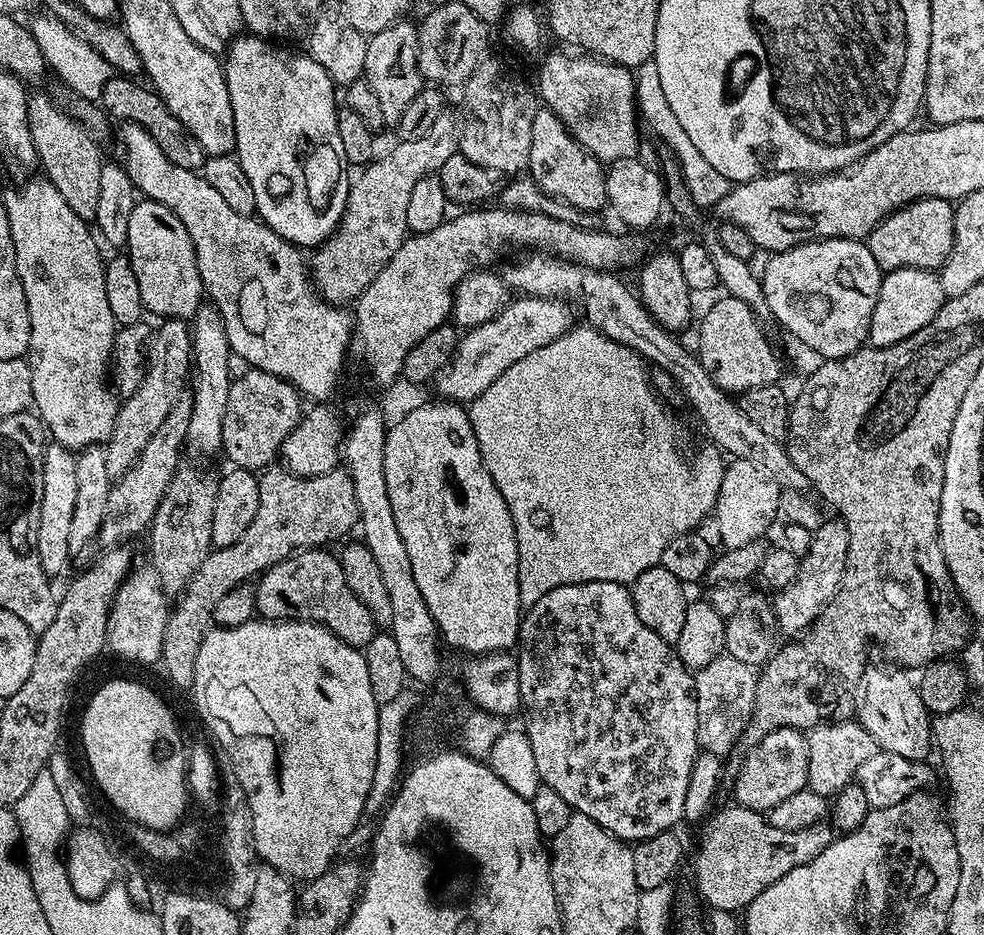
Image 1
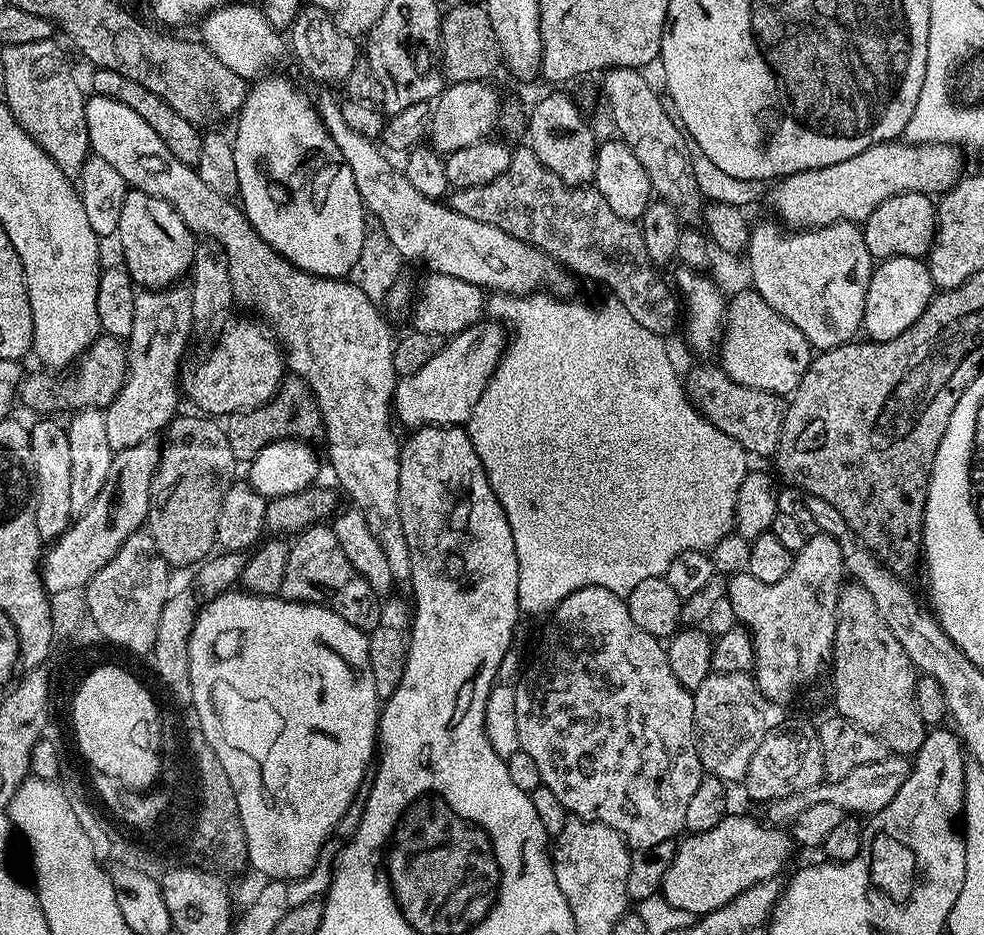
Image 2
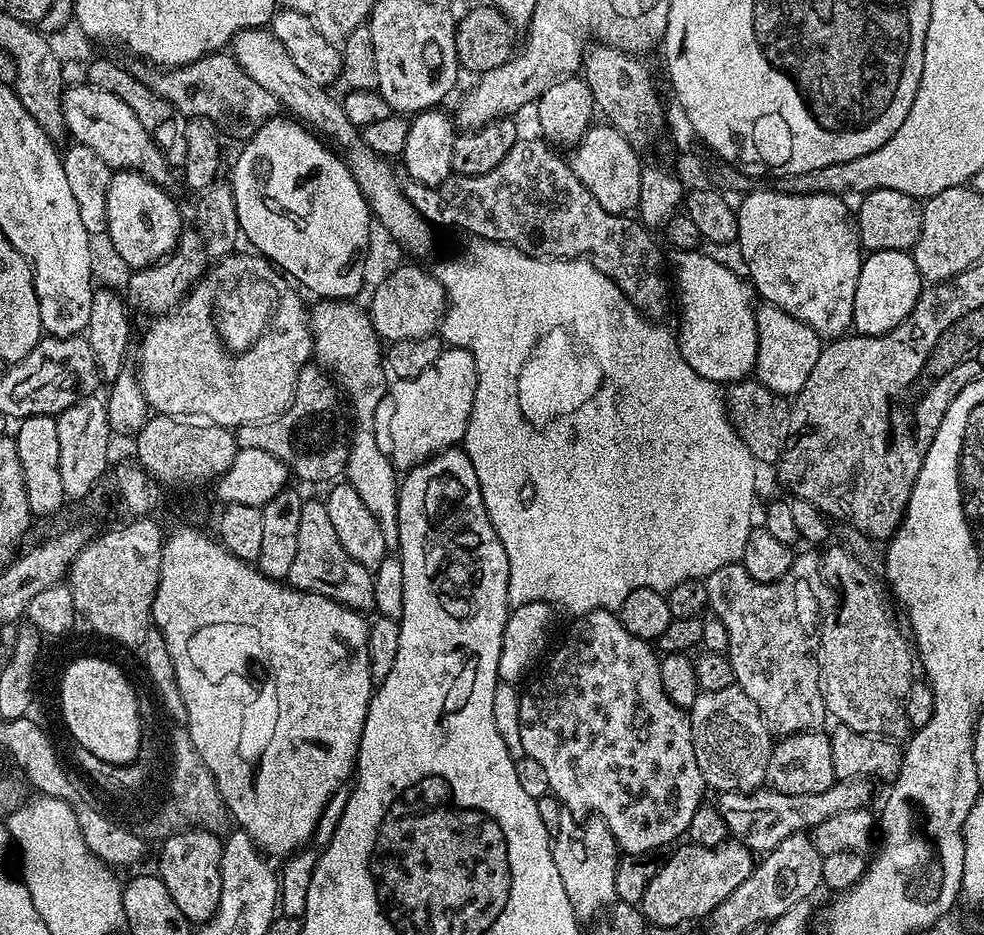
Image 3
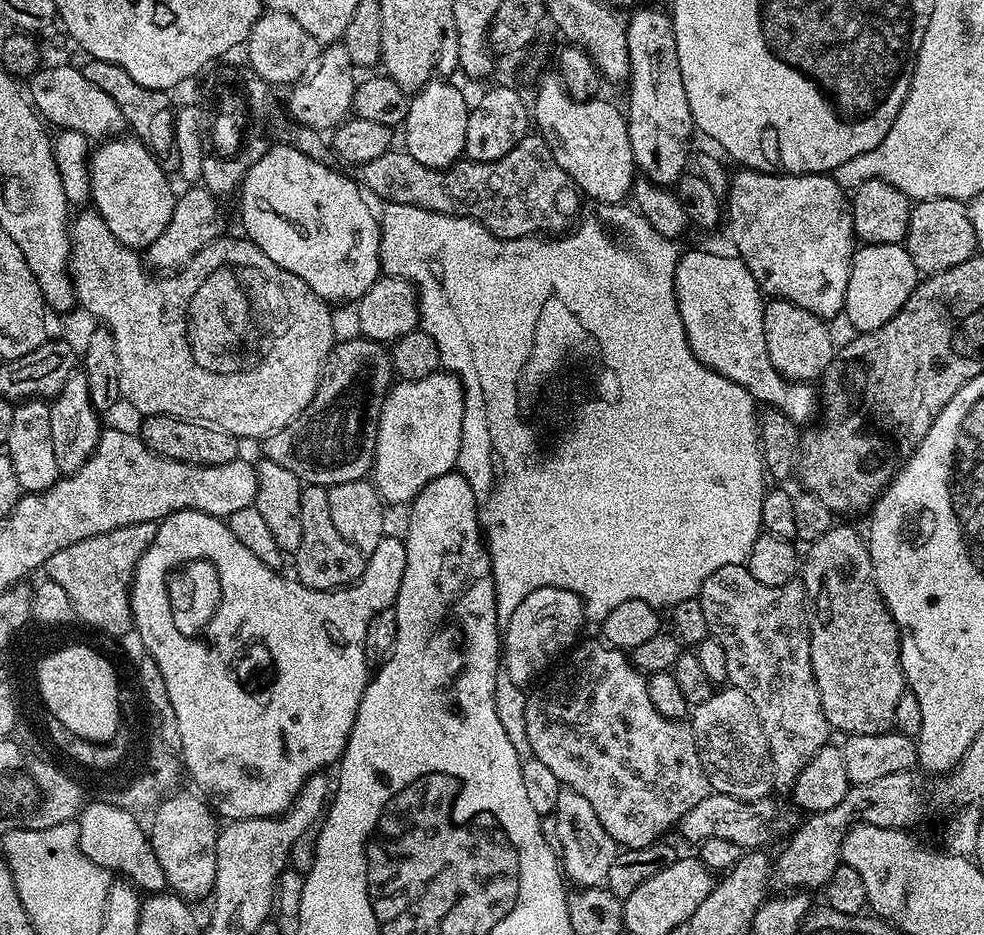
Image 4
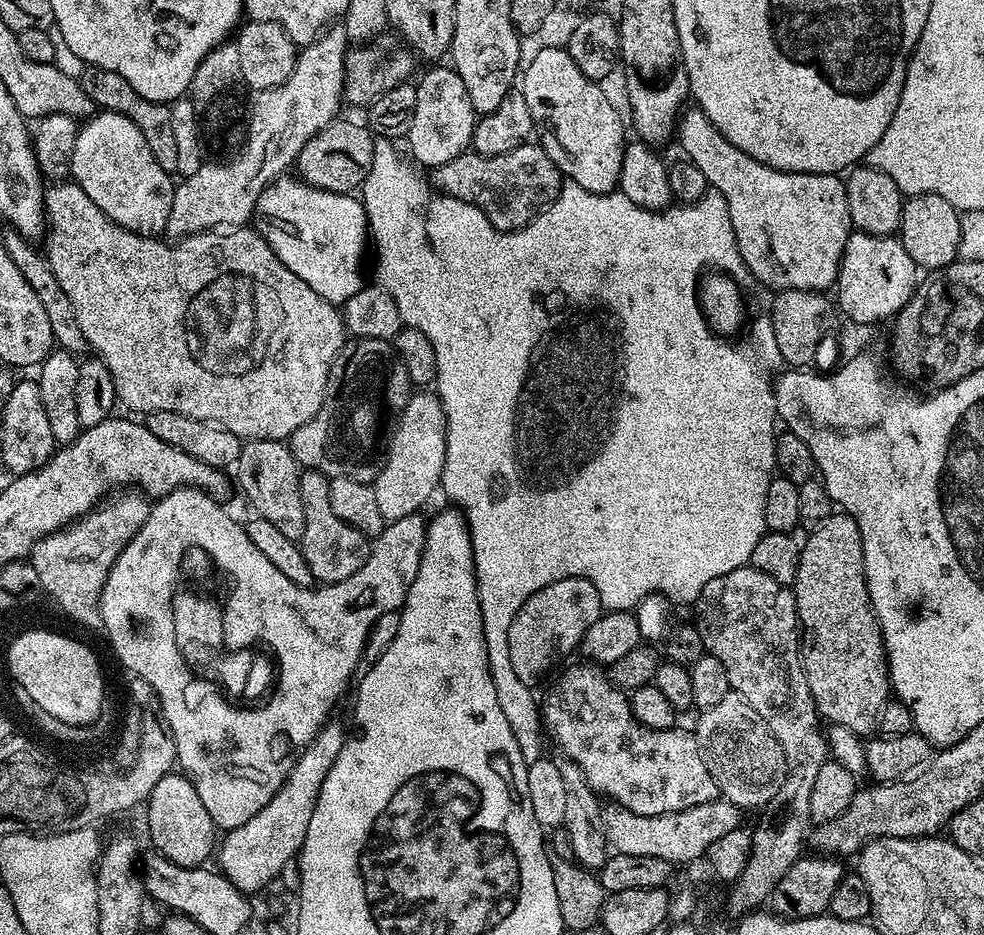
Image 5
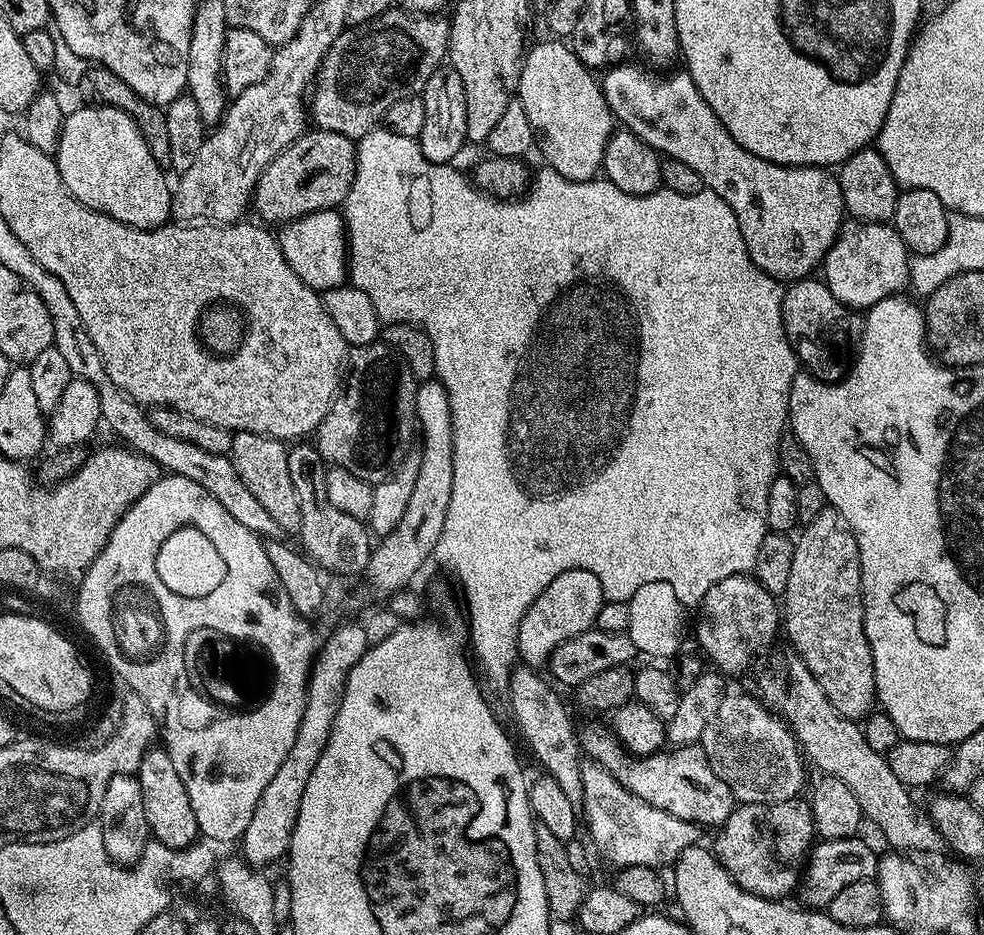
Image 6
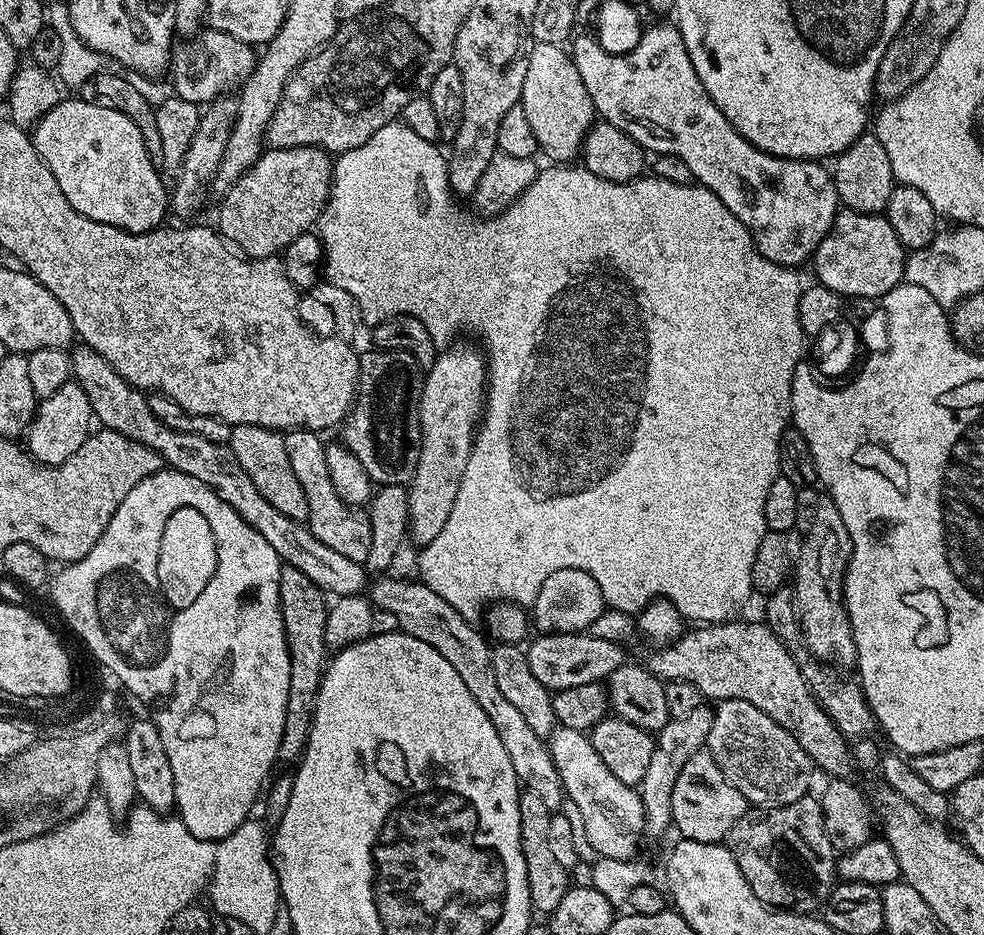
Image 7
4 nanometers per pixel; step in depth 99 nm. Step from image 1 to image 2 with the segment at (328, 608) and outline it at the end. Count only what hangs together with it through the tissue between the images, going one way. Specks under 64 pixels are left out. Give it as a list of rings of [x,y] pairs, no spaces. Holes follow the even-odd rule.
[[[324,522],[303,529],[291,541],[286,558],[286,578],[282,578],[279,595],[286,600],[300,600],[304,604],[331,606],[335,612],[342,614],[342,618],[346,618],[346,622],[350,622],[350,626],[358,626],[358,630],[365,634],[382,624],[381,597],[370,590],[370,582],[366,582],[366,578],[350,566],[350,558],[346,558],[334,530]]]

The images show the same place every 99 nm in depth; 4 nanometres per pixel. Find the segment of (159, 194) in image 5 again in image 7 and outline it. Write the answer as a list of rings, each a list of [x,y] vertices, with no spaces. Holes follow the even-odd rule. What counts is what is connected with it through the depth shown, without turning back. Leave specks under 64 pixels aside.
[[[64,98],[35,124],[30,135],[42,162],[50,166],[50,174],[54,174],[62,194],[66,194],[66,202],[70,202],[78,214],[127,232],[153,232],[165,223],[164,215],[167,217],[170,212],[170,192],[166,184],[164,188],[165,177],[161,169],[150,162],[146,142],[142,142],[138,126],[134,126],[126,114],[79,98]]]

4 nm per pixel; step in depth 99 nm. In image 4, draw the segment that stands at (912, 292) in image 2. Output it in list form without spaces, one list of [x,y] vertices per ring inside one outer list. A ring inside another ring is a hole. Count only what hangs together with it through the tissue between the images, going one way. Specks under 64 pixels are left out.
[[[864,244],[852,253],[850,278],[846,282],[846,298],[844,299],[843,319],[848,319],[856,327],[857,333],[873,332],[878,326],[886,326],[902,306],[906,306],[906,298],[915,290],[918,273],[904,244]]]

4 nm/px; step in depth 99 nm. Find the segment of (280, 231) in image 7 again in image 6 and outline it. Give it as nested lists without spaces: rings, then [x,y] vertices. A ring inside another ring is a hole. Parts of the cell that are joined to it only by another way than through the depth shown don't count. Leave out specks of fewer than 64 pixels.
[[[319,130],[305,131],[303,136],[281,150],[258,178],[254,212],[256,208],[265,225],[283,226],[311,212],[339,209],[350,194],[355,177],[356,144],[349,136]]]

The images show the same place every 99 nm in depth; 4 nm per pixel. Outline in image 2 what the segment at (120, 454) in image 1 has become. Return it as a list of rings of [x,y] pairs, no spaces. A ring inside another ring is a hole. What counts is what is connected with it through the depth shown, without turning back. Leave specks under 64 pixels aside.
[[[173,286],[137,291],[134,326],[126,338],[128,377],[124,379],[122,390],[116,395],[114,402],[103,409],[106,438],[110,441],[113,453],[163,433],[172,417],[177,415],[176,403],[182,400],[182,392],[178,387],[182,376],[180,359],[188,348],[188,339],[192,334],[194,335],[191,287]]]

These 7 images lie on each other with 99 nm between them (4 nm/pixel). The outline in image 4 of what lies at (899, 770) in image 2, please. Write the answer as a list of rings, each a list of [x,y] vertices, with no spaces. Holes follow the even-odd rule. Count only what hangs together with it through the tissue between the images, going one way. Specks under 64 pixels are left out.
[[[712,792],[690,814],[681,818],[678,832],[688,840],[699,842],[701,840],[725,840],[734,842],[741,850],[760,850],[764,843],[772,836],[776,828],[776,804],[772,798],[763,800],[739,800],[721,792]]]

